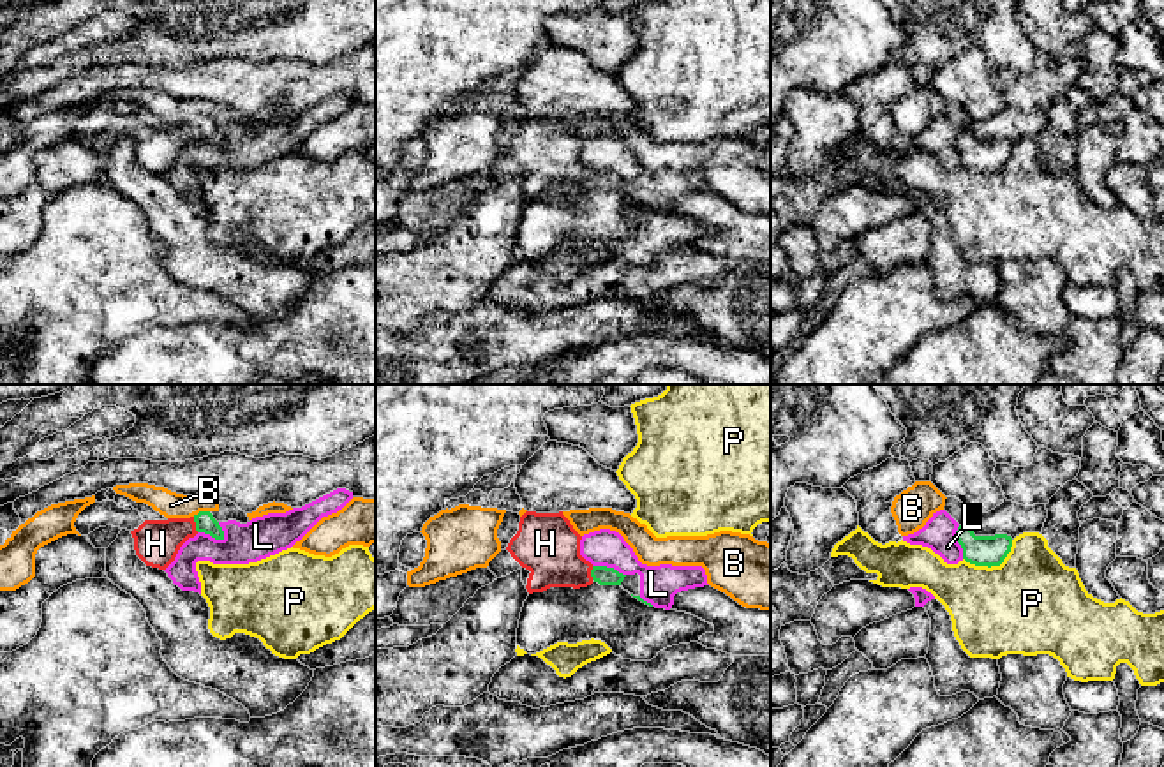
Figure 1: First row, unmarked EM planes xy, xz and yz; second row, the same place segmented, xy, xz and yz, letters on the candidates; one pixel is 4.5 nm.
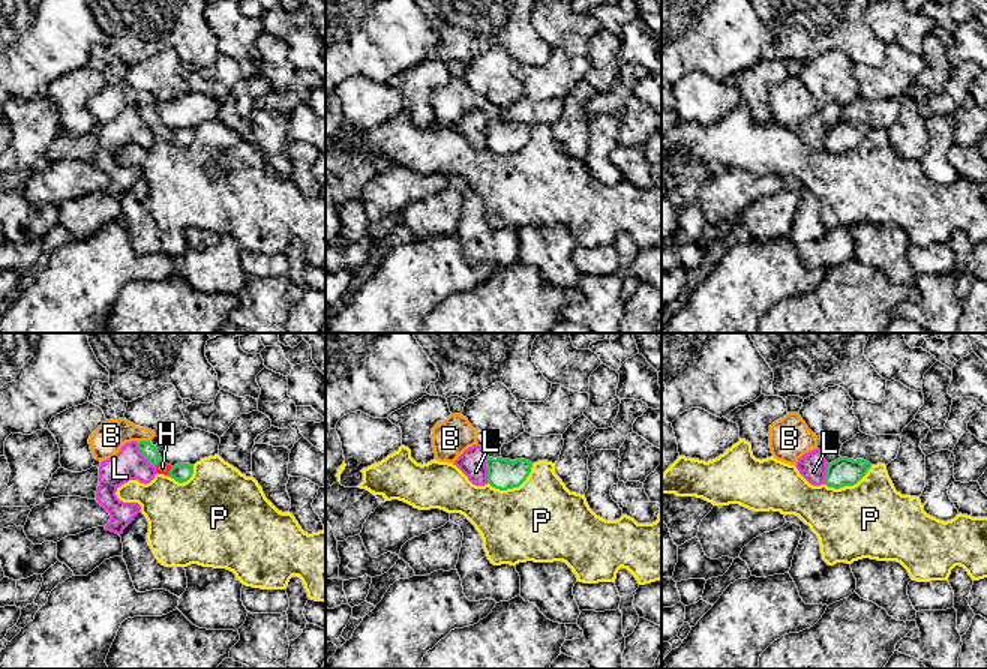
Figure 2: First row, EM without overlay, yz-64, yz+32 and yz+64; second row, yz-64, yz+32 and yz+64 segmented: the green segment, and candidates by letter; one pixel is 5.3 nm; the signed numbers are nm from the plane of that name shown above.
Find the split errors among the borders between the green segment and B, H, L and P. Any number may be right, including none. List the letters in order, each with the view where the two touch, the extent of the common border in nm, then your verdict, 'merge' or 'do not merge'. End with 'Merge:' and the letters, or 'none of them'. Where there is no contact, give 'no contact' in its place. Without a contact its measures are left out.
B: contact in xy; length 80 nm; do not merge
H: contact in xy; length 80 nm; merge
L: contact in xy; length 130 nm; do not merge
P: contact in yz; length 240 nm; do not merge
Merge: H

